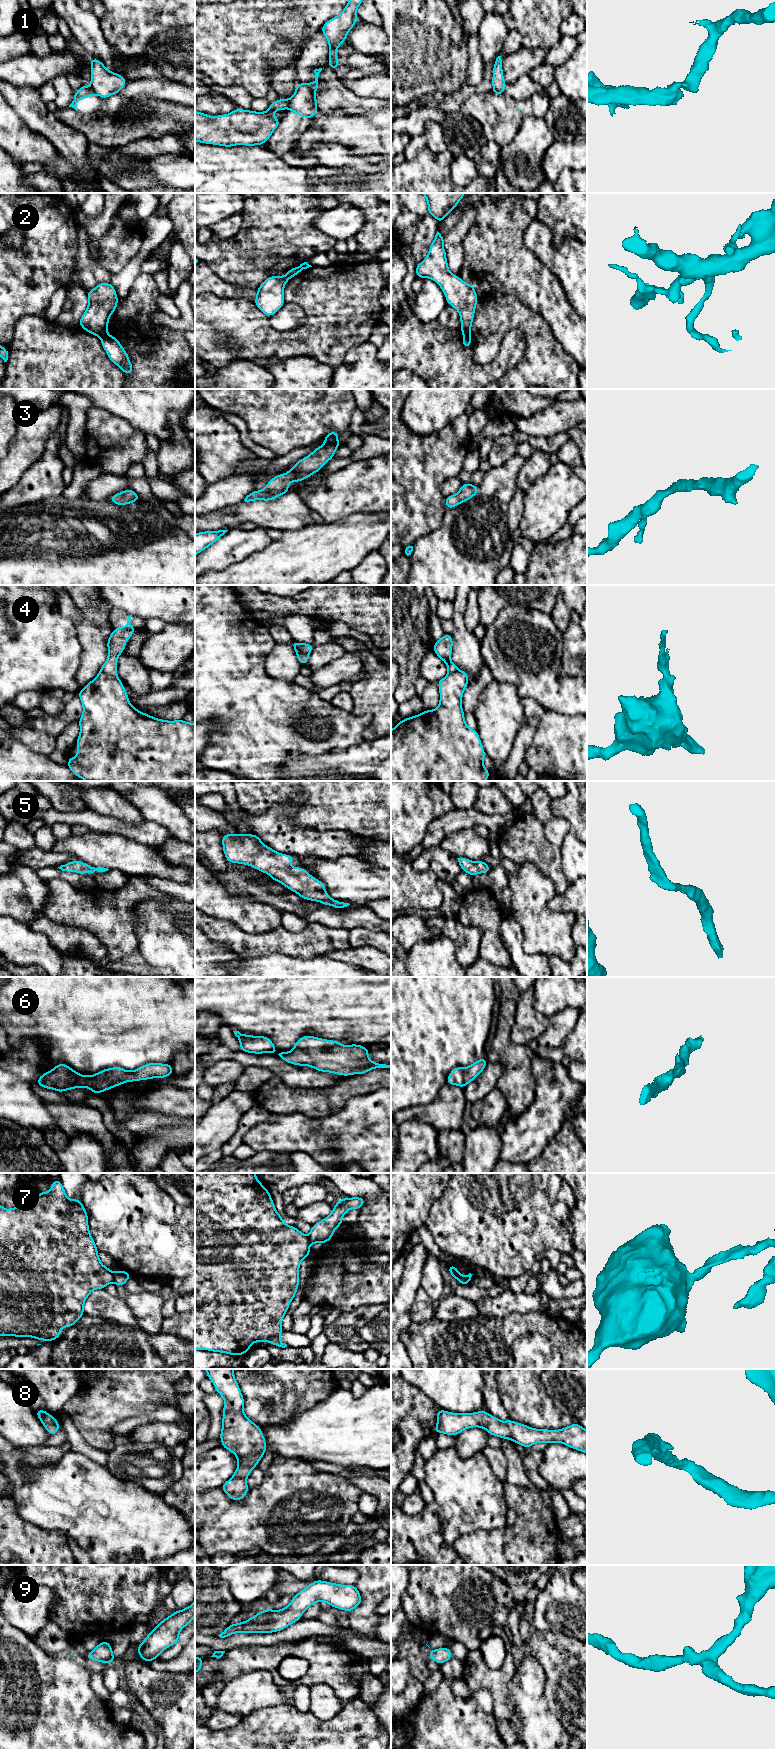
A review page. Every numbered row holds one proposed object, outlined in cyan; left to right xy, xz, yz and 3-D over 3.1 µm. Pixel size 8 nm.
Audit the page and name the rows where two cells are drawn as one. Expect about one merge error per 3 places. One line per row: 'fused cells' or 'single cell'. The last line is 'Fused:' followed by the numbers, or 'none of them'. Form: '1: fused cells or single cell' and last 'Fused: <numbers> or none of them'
1: fused cells
2: fused cells
3: single cell
4: fused cells
5: single cell
6: single cell
7: fused cells
8: single cell
9: single cell
Fused: 1, 2, 4, 7

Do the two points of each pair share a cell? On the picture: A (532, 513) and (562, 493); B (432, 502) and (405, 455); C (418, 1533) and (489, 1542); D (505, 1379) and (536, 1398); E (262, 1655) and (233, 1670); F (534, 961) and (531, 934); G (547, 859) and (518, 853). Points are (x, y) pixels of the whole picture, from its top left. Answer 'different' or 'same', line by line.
A: same
B: same
C: different
D: same
E: same
F: different
G: same

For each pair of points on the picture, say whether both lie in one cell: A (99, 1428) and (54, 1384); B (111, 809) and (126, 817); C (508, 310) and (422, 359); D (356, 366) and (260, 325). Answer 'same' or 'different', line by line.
A: different
B: same
C: different
D: different

